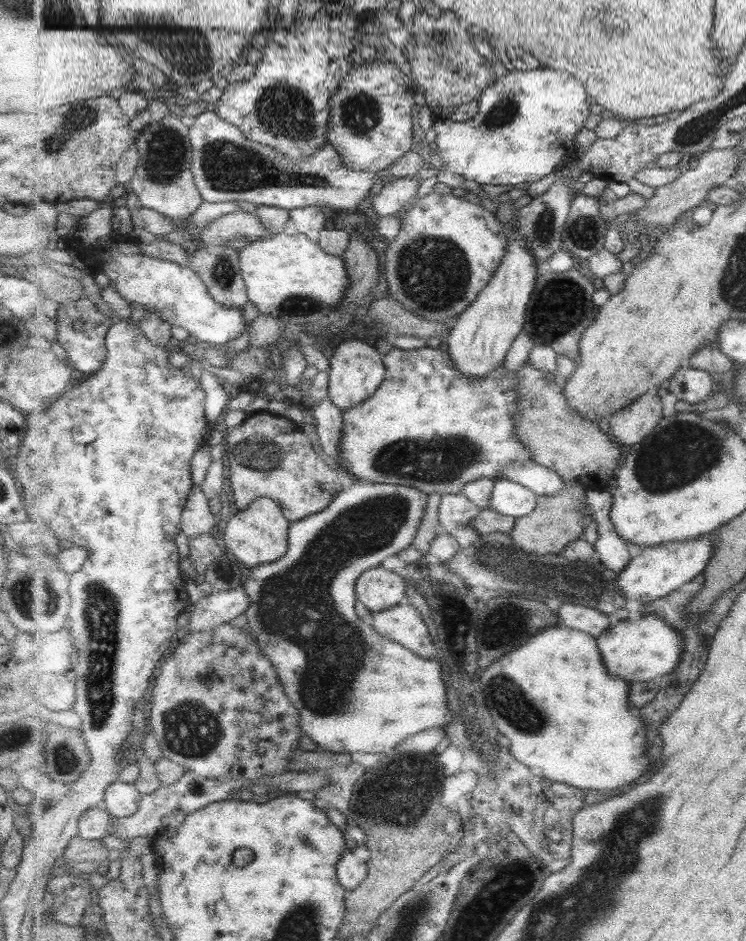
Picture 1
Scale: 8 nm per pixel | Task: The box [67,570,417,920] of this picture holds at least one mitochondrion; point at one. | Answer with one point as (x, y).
(100, 601)

